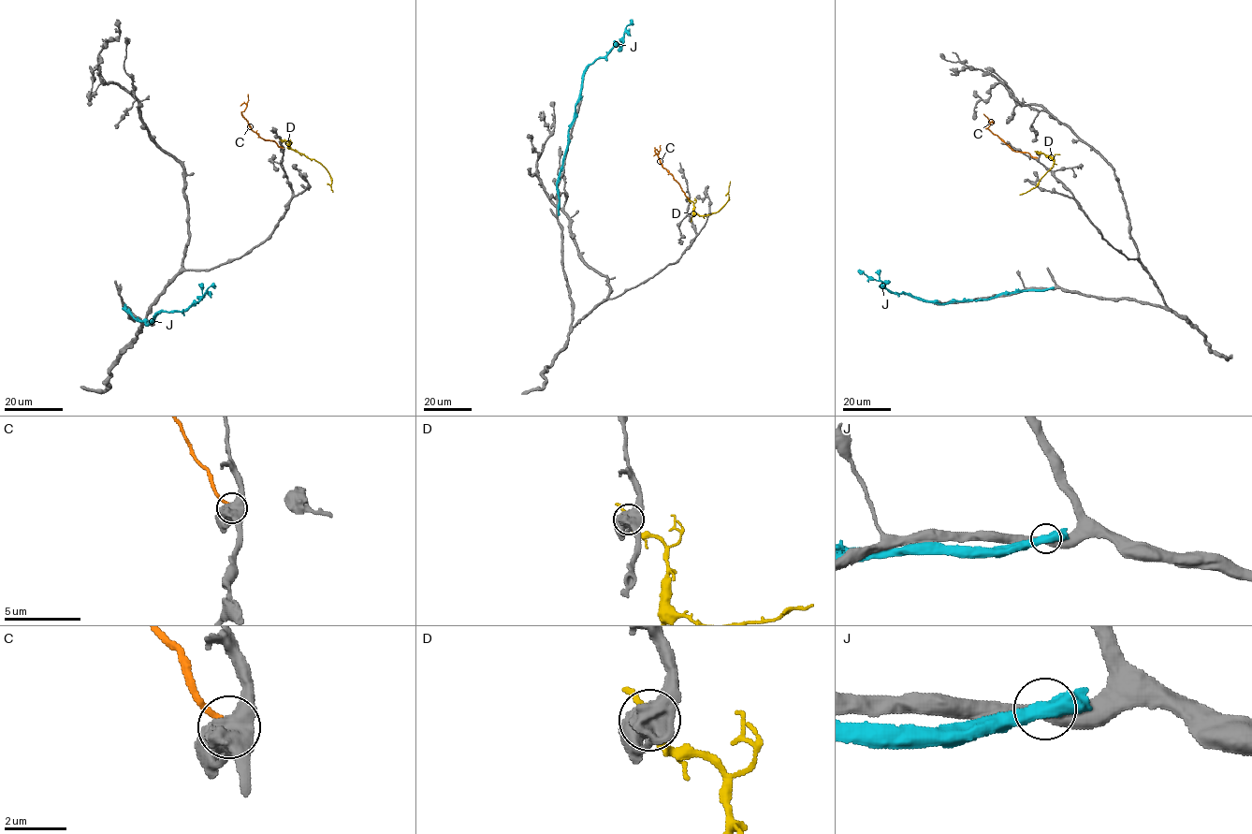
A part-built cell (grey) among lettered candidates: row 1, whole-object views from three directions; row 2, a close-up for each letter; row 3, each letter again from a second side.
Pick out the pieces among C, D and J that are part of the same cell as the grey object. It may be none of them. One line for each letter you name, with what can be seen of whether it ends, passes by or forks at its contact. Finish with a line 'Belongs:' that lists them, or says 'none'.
Belongs: none

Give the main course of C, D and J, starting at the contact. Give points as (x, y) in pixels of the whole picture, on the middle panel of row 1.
C: (688, 197), (662, 167), (655, 153), (655, 149), (660, 151), (660, 145)
D: (688, 198), (693, 203), (696, 213), (715, 212), (729, 199), (730, 181)
J: (558, 212), (557, 180), (583, 74), (597, 59), (603, 58), (614, 46), (620, 46), (624, 28), (632, 20)

